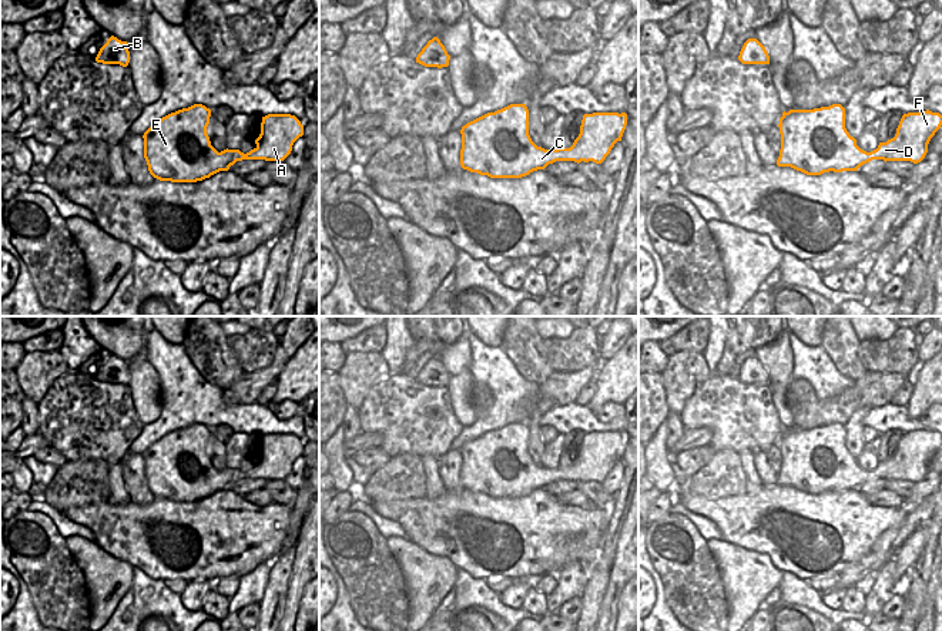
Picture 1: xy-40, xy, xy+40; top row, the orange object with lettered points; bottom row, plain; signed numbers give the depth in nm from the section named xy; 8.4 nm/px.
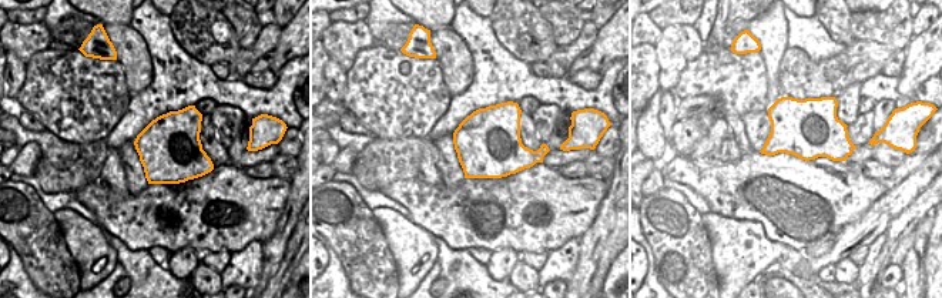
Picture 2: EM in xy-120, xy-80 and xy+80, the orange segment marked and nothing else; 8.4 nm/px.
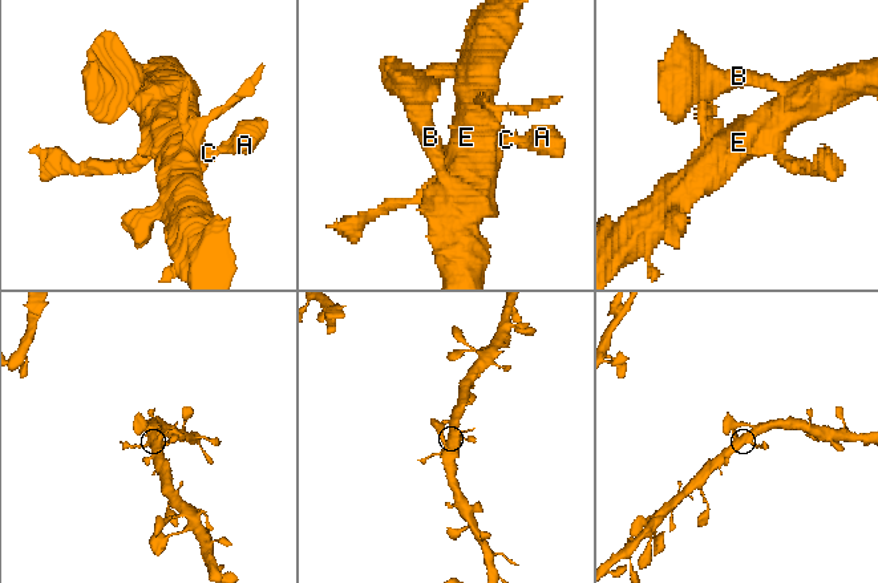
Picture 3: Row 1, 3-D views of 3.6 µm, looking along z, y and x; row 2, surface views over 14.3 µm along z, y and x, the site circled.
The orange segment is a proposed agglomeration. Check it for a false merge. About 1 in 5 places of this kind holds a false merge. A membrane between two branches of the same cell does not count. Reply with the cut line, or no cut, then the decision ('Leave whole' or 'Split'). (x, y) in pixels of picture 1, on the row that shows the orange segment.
No split. Leave whole

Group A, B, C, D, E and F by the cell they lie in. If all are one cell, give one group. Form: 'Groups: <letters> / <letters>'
Groups: A B C D E F

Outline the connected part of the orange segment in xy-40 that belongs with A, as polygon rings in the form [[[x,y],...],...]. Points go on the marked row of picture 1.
[[[194,104],[162,117],[144,132],[144,158],[154,178],[171,182],[197,182],[219,171],[228,171],[231,165],[242,160],[284,161],[291,154],[294,142],[304,135],[304,125],[295,115],[268,114],[262,117],[261,134],[255,140],[254,150],[247,154],[228,148],[218,152],[207,134],[209,117],[209,108]]]

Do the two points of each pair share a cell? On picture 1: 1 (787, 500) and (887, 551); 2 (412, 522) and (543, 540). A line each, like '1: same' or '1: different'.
1: different
2: same

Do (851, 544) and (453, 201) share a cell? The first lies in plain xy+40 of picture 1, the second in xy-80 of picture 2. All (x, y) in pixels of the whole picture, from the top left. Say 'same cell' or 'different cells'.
same cell

